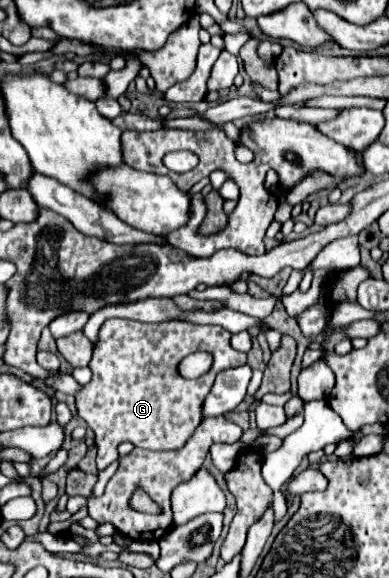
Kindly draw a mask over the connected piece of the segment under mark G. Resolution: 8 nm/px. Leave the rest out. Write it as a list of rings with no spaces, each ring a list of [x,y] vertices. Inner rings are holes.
[[[108,319],[108,323],[100,329],[100,341],[94,347],[94,355],[90,361],[92,381],[84,385],[84,389],[76,395],[78,415],[90,425],[96,435],[96,469],[98,473],[104,471],[110,463],[118,459],[118,445],[122,441],[132,441],[136,447],[152,449],[152,451],[166,451],[166,449],[180,449],[194,429],[202,421],[202,401],[208,395],[214,377],[222,369],[240,367],[246,363],[248,355],[236,351],[230,345],[232,333],[220,325],[198,325],[190,321],[170,319],[164,323],[140,323],[132,319]],[[194,351],[210,351],[214,355],[212,369],[198,379],[184,379],[178,373],[178,363],[182,357]]]

